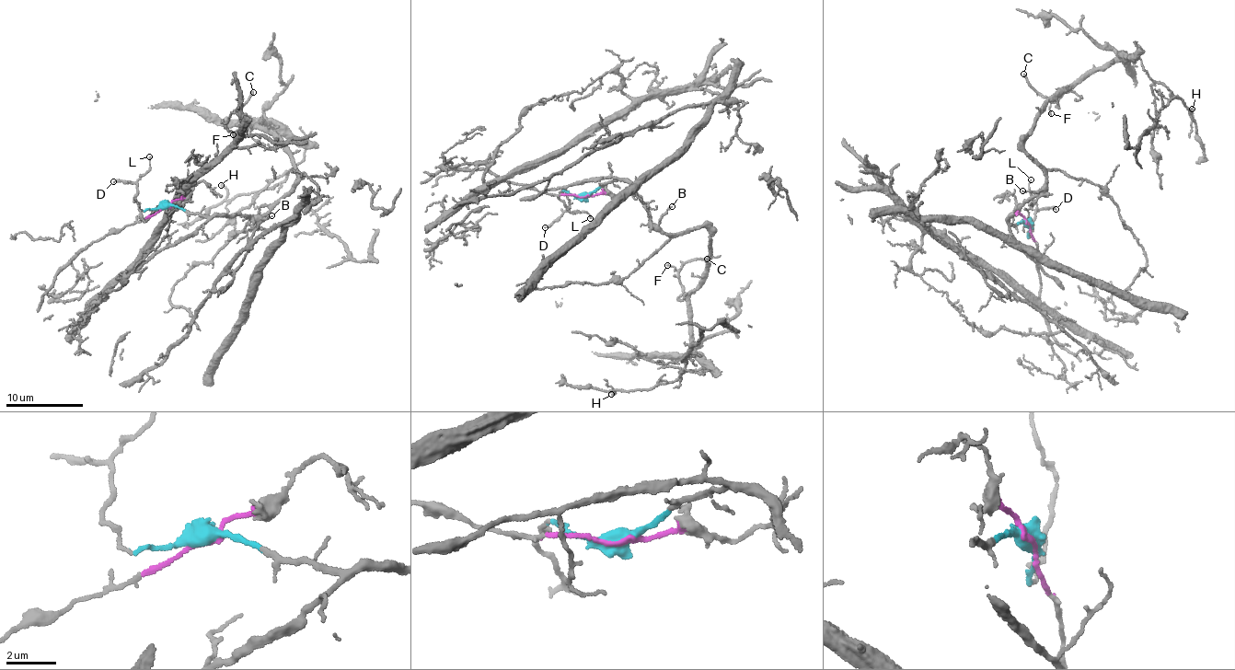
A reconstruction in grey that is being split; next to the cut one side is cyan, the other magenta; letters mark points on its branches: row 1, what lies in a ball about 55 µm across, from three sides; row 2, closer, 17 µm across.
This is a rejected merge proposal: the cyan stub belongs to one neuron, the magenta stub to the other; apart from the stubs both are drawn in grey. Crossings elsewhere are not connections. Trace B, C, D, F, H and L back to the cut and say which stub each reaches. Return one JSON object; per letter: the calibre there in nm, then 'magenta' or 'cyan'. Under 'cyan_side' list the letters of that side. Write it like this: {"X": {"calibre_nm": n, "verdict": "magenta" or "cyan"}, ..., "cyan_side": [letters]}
{"B": {"calibre_nm": 100, "verdict": "cyan"}, "C": {"calibre_nm": 200, "verdict": "cyan"}, "D": {"calibre_nm": 170, "verdict": "cyan"}, "F": {"calibre_nm": 120, "verdict": "cyan"}, "H": {"calibre_nm": 140, "verdict": "cyan"}, "L": {"calibre_nm": 100, "verdict": "cyan"}, "cyan_side": ["B", "C", "D", "F", "H", "L"]}

